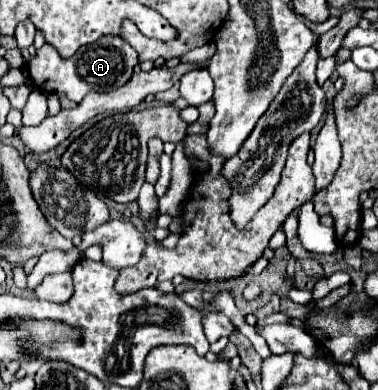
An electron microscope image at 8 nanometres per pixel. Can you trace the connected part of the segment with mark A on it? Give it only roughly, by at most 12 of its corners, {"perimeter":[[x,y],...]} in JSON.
{"perimeter":[[118,36],[62,60],[44,44],[26,70],[36,88],[80,102],[124,86],[138,64]]}

